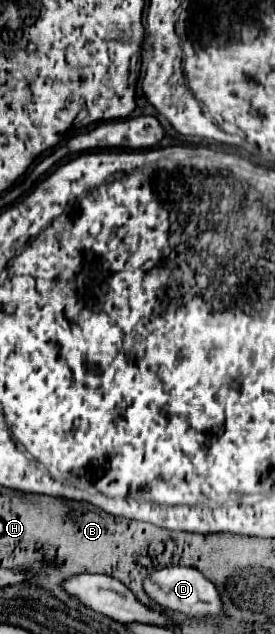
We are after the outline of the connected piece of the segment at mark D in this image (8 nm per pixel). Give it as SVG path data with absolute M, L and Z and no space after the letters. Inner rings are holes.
M165 567L145 579L145 591L151 599L171 611L183 611L187 617L217 615L221 611L221 599L215 585L191 567Z

